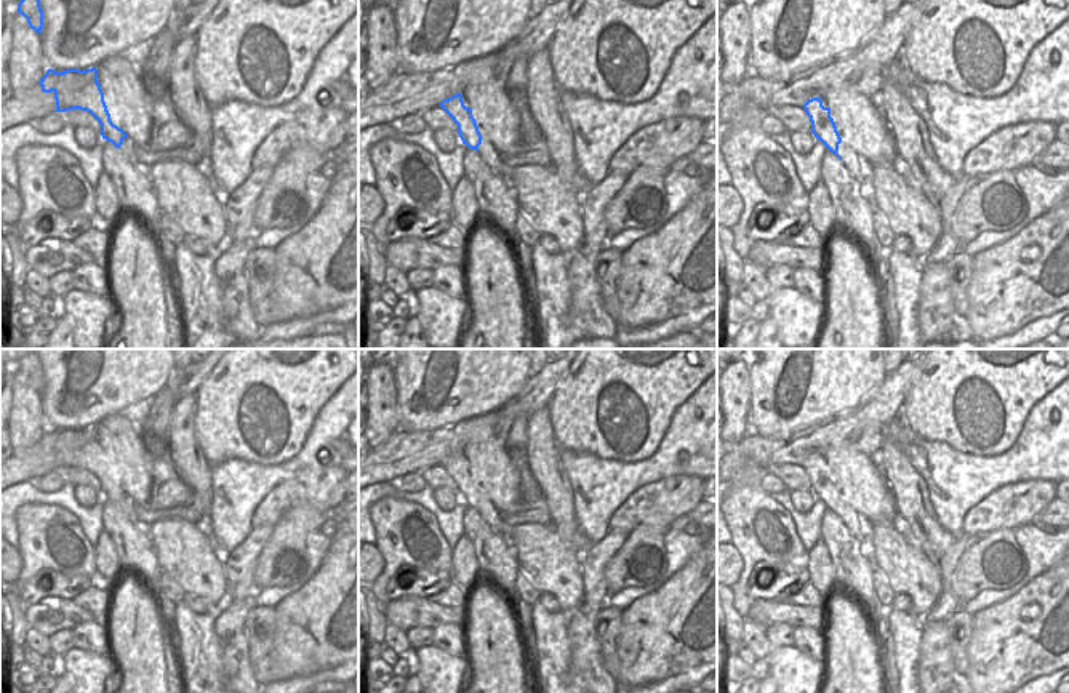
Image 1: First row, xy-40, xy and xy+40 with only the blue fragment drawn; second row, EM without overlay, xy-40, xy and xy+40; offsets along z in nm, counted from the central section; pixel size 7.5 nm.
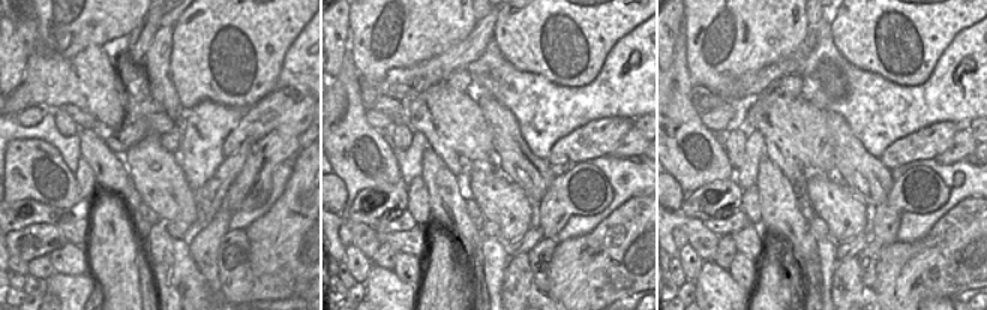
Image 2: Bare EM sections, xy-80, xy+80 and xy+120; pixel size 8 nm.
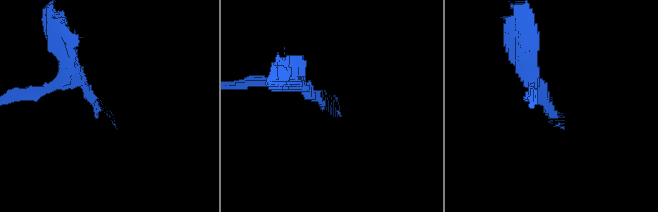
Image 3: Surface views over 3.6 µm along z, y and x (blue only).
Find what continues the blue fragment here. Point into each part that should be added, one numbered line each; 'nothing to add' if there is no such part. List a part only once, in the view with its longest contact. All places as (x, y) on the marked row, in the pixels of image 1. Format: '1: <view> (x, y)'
1: xy+40 (861, 170)

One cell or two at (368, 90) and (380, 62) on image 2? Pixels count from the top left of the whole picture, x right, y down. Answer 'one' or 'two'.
two

